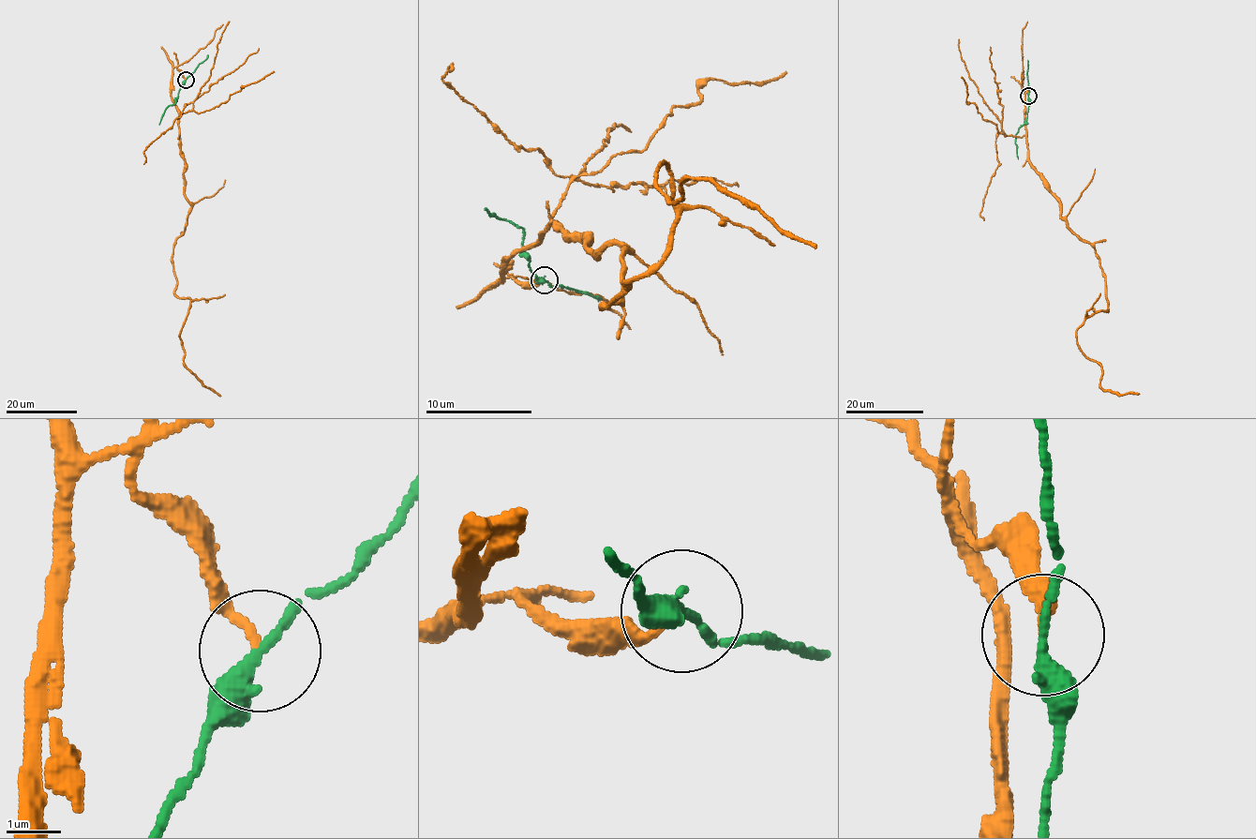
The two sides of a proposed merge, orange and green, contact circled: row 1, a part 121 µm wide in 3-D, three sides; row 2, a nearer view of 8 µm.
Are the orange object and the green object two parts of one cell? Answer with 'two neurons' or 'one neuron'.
two neurons

